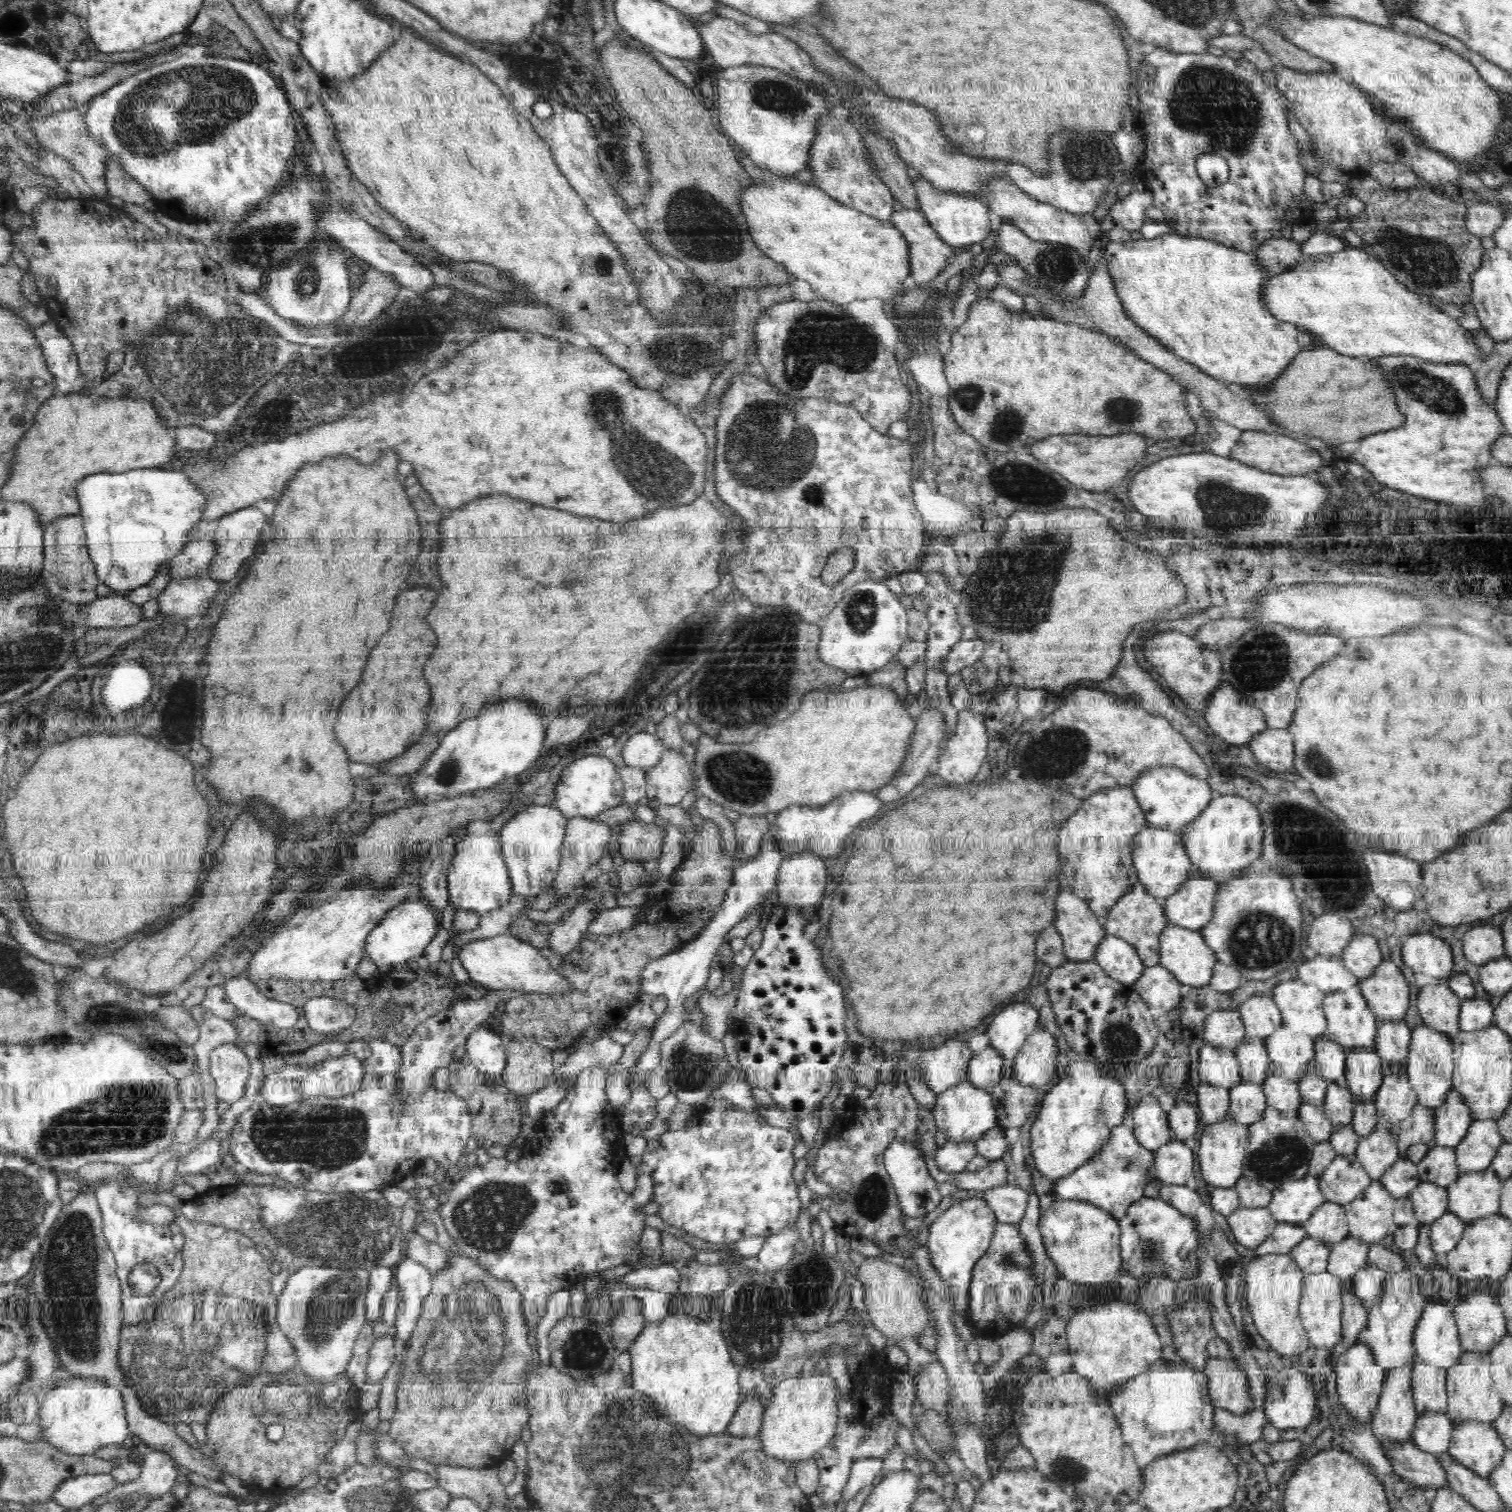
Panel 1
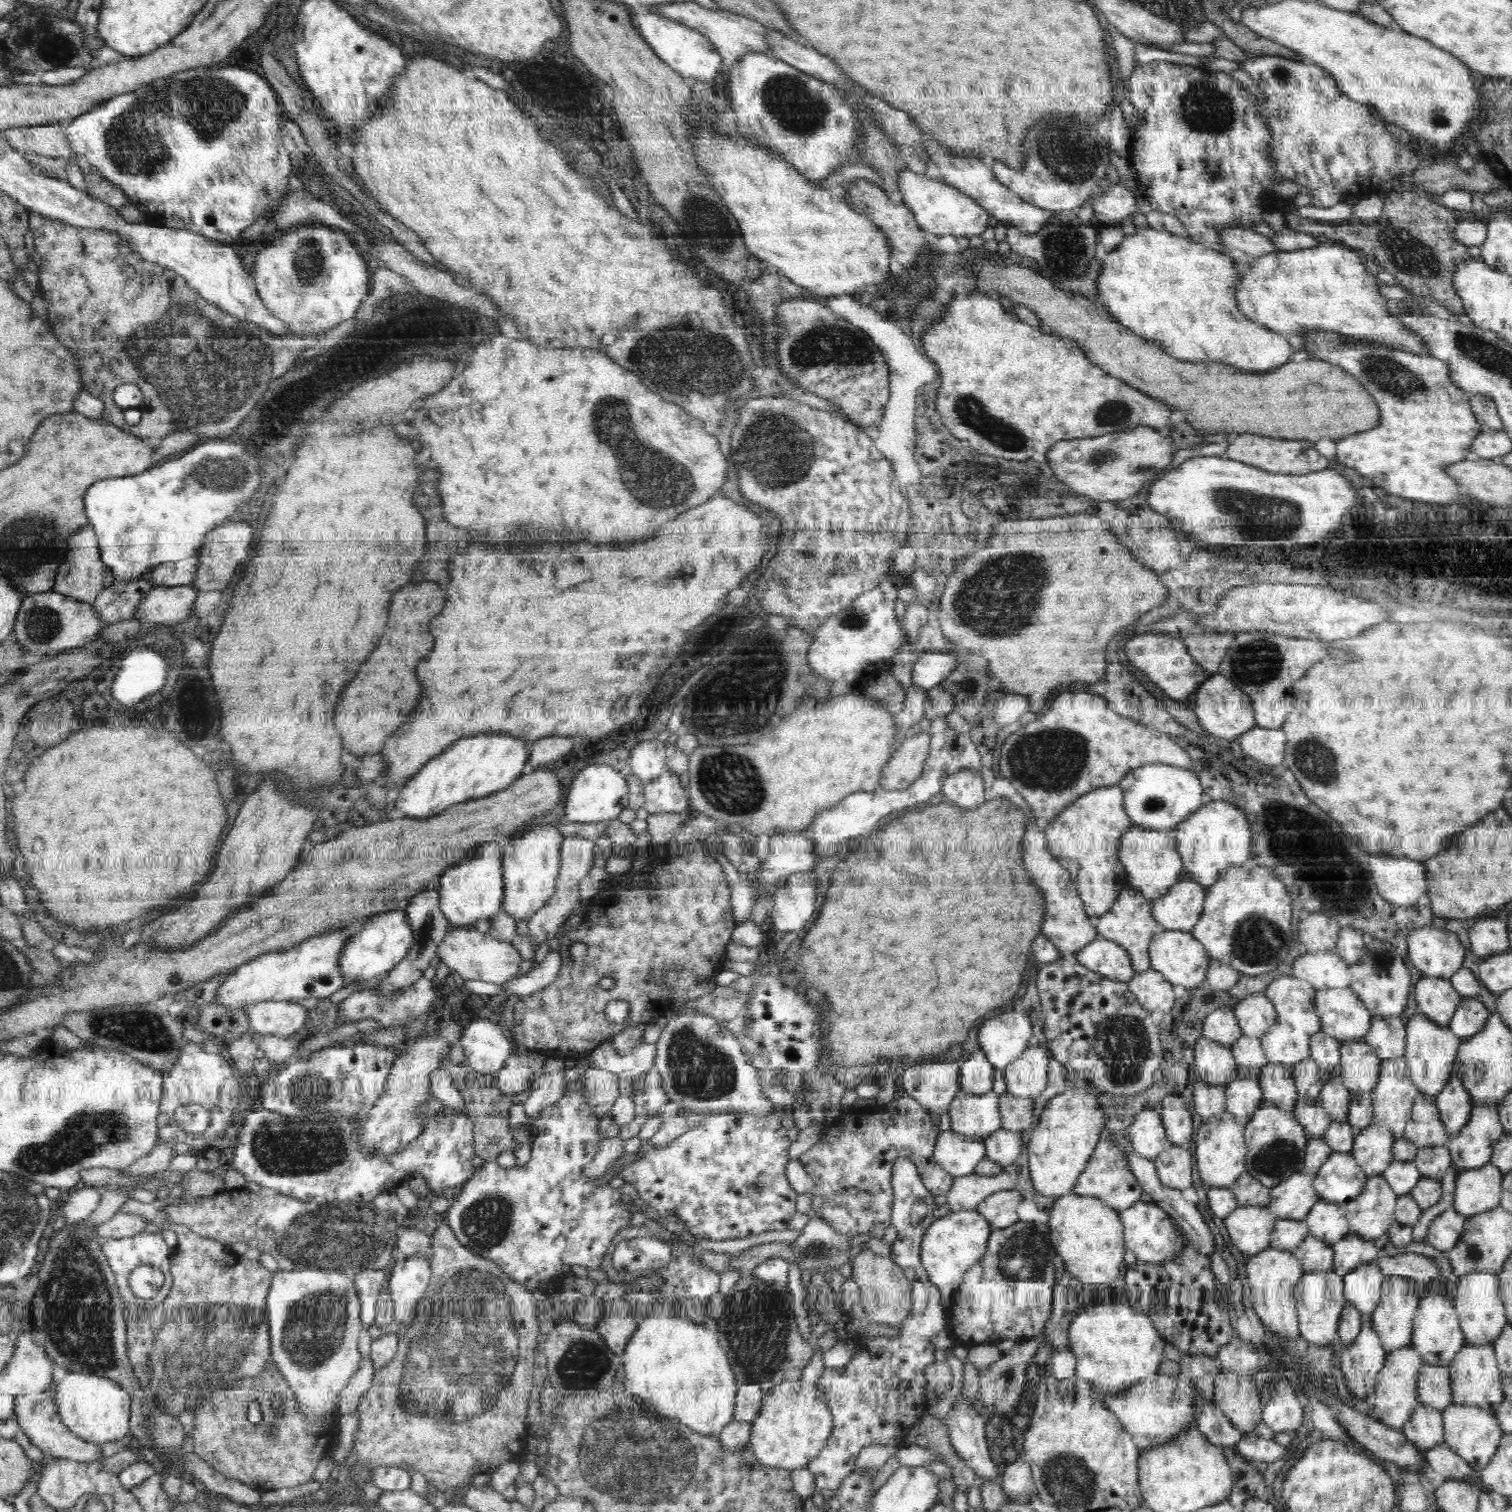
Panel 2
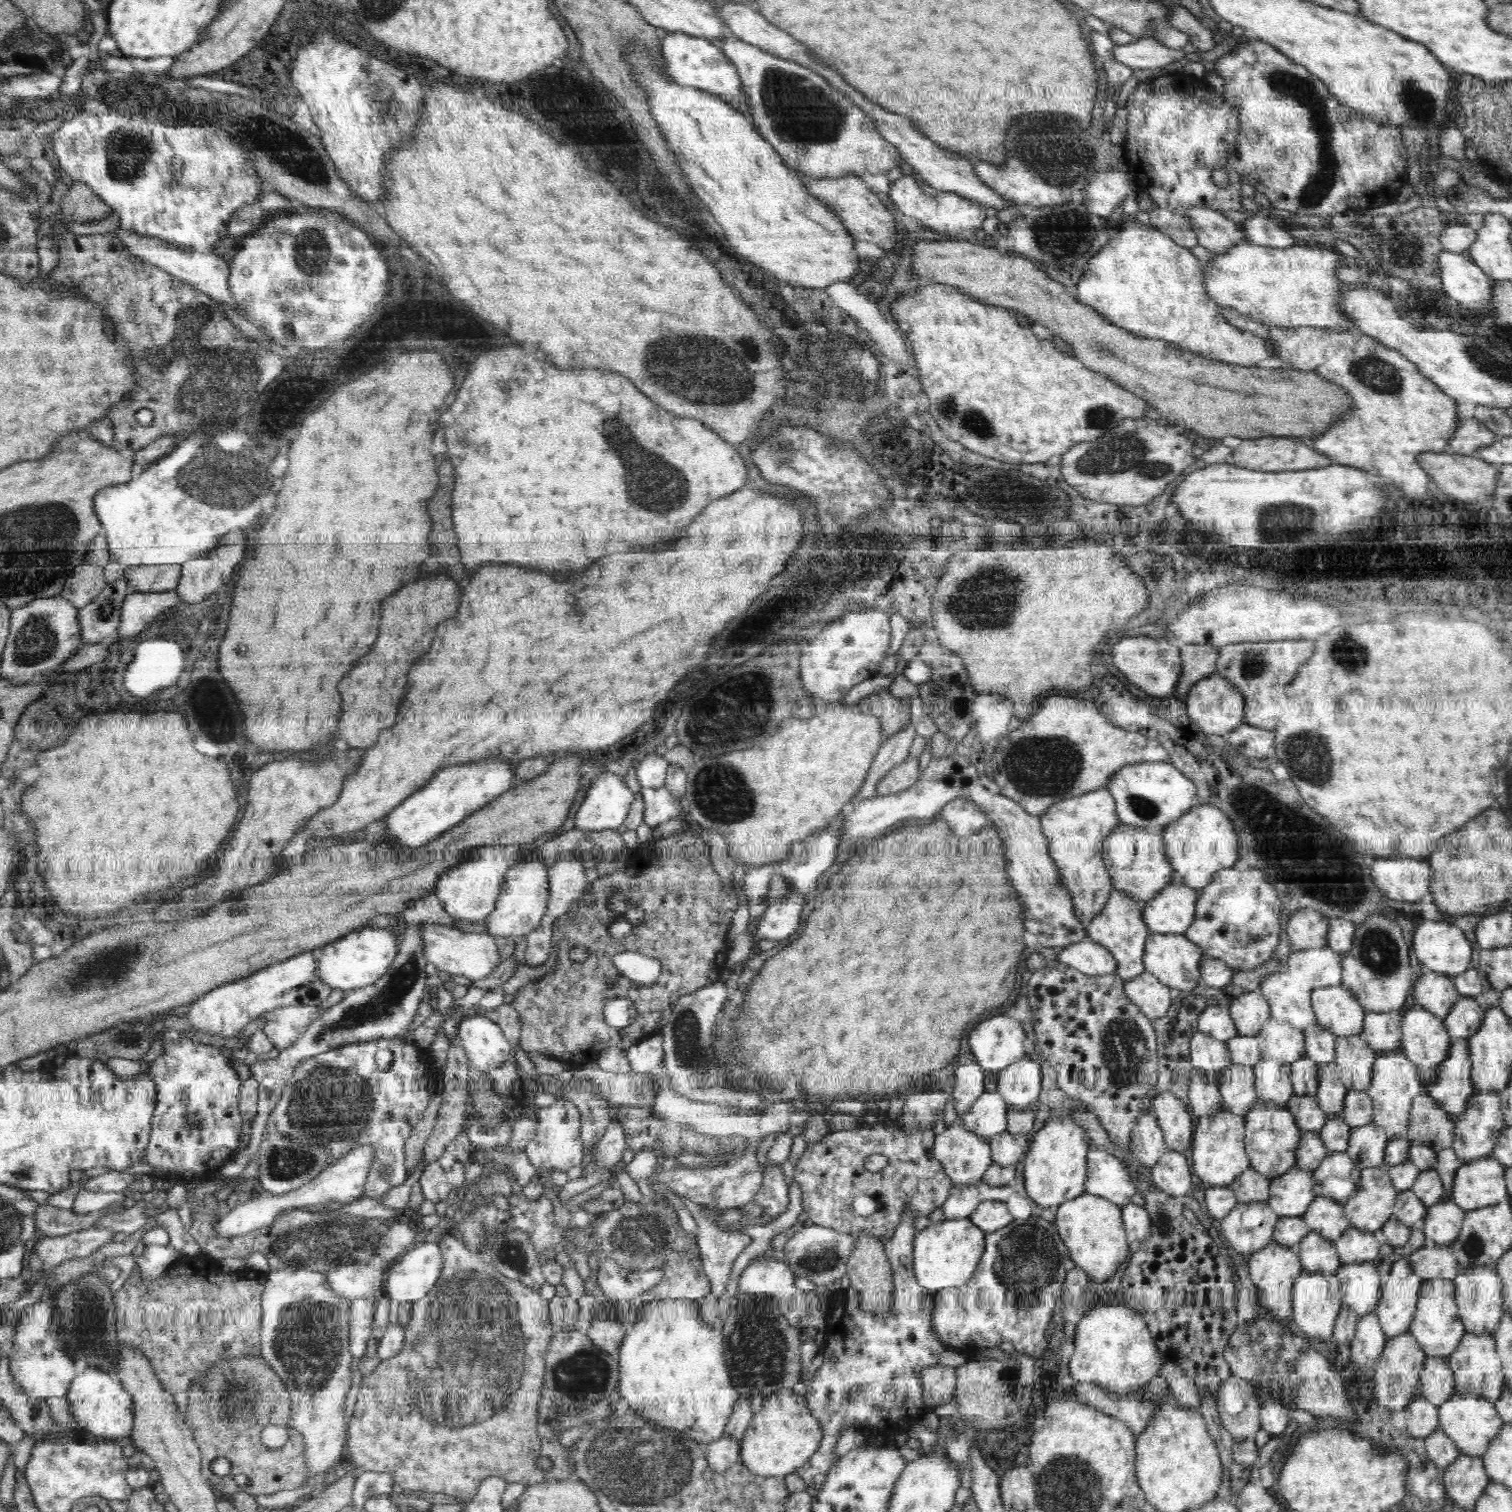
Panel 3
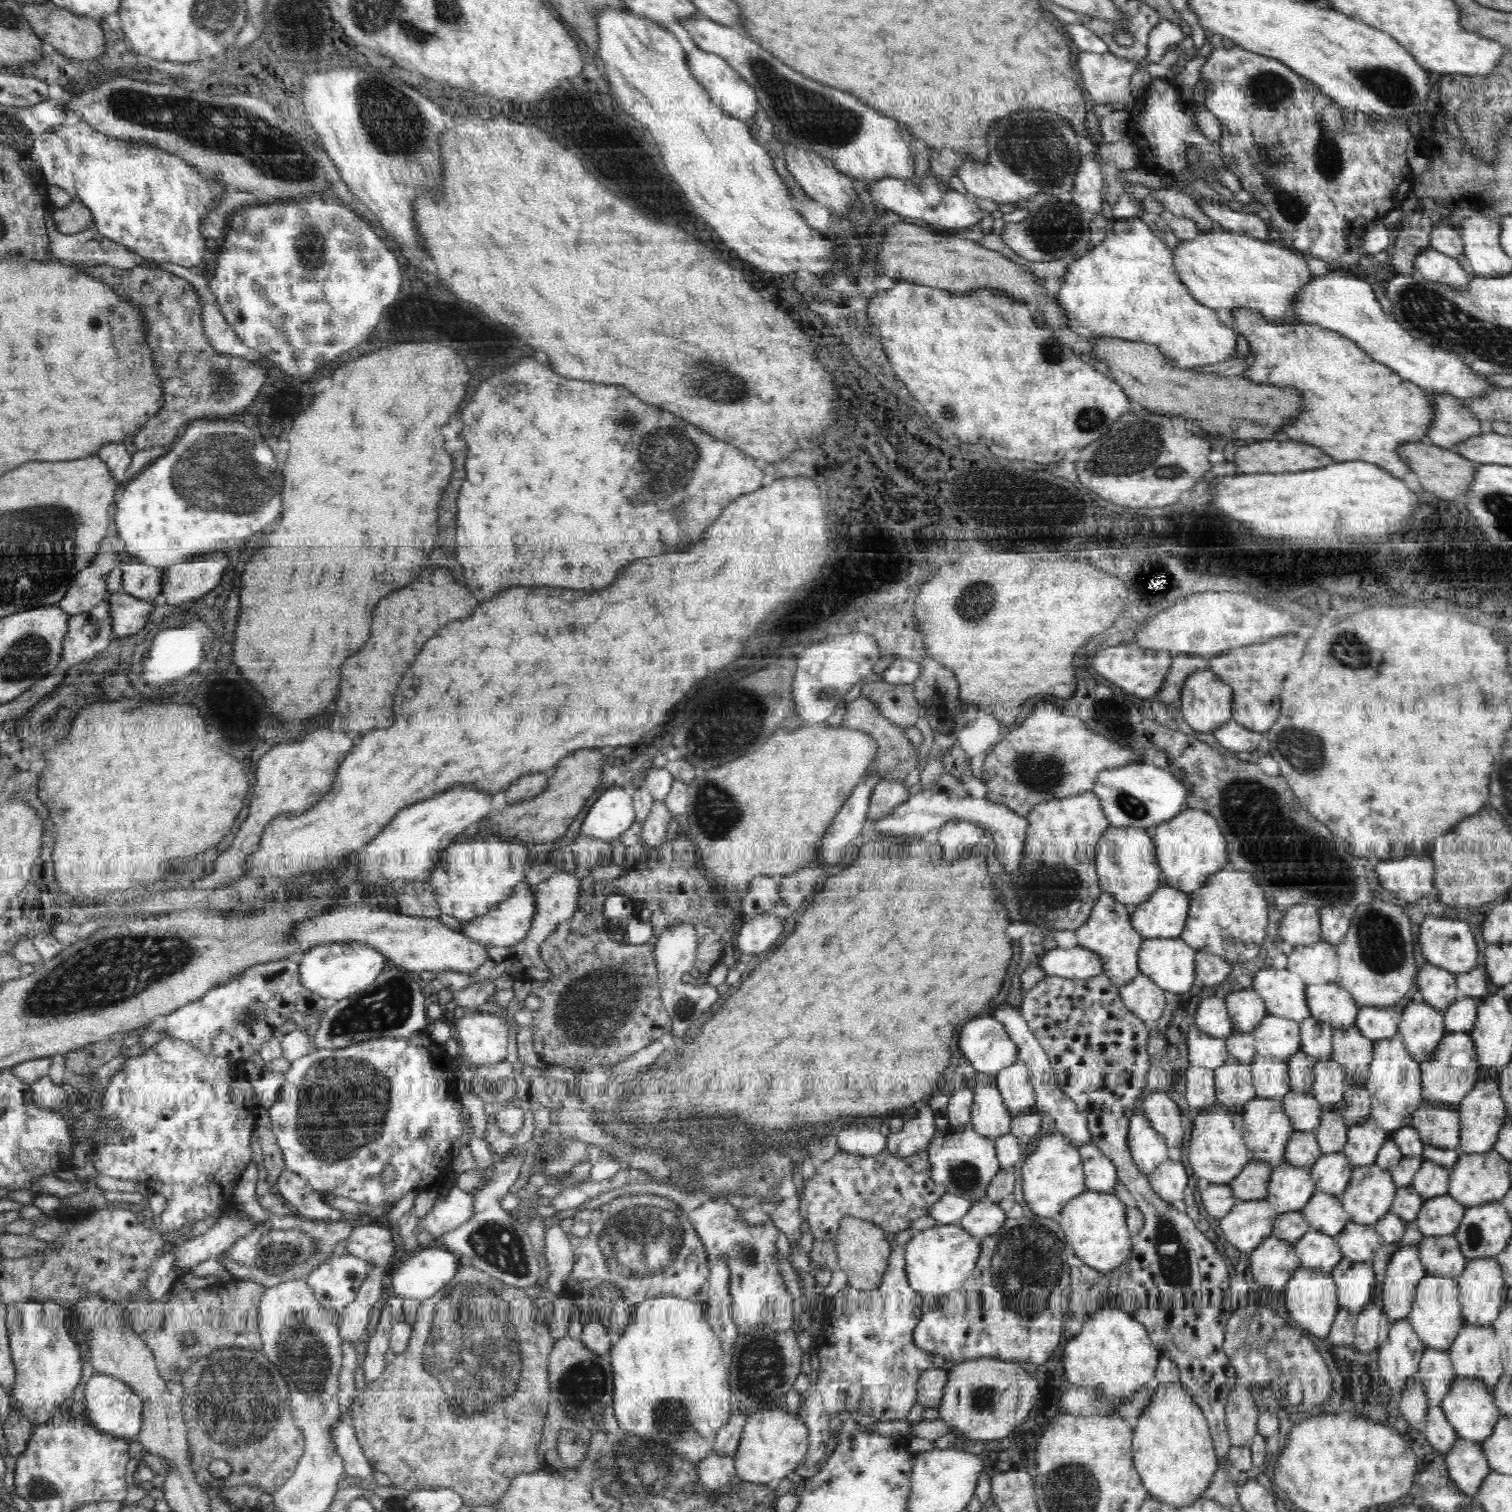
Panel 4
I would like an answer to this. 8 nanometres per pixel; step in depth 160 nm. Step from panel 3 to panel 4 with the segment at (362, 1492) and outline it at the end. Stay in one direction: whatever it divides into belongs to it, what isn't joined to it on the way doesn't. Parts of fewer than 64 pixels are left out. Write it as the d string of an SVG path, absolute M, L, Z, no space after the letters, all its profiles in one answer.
M342 1416L333 1426L332 1437L333 1443L336 1444L336 1451L344 1461L346 1474L360 1478L361 1482L374 1482L372 1475L375 1470L369 1465L358 1443L352 1420Z

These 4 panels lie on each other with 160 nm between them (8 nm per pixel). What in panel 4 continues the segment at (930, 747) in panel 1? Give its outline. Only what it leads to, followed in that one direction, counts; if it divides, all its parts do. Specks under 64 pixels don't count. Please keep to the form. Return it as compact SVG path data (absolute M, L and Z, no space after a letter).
M880 780L873 788L865 820L874 821L880 816L886 816L898 804L902 804L902 800L910 798L908 790L903 782Z

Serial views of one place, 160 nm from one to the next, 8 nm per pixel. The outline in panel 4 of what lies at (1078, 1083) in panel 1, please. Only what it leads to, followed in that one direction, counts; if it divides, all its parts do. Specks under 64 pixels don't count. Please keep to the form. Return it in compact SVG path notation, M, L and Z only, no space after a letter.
M1055 1132L1040 1139L1033 1153L1026 1157L1021 1173L1024 1200L1037 1218L1055 1218L1070 1200L1087 1190L1079 1147L1064 1133Z

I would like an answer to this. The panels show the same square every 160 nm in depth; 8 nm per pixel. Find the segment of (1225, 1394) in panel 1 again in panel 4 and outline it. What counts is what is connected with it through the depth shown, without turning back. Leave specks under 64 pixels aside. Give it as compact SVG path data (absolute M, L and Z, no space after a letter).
M1236 1384L1232 1387L1230 1394L1227 1394L1225 1406L1225 1423L1228 1436L1232 1446L1247 1446L1257 1435L1257 1422L1259 1419L1259 1408L1254 1403L1251 1388Z

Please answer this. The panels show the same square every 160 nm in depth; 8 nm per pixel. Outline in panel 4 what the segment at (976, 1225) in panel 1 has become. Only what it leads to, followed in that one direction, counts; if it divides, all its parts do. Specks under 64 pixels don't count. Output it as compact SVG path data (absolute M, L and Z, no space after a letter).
M958 1223L938 1224L913 1235L905 1244L905 1271L910 1288L919 1292L928 1306L933 1306L940 1294L960 1288L974 1272L983 1237L977 1237Z

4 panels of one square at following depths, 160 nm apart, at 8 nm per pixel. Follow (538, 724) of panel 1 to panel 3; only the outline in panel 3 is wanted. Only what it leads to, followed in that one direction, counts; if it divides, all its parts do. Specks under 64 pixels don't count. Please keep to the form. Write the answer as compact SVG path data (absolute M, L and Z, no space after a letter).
M504 760L472 761L470 764L452 764L439 769L426 785L412 792L406 800L402 800L385 818L389 836L398 844L406 844L406 849L418 849L427 841L432 841L447 829L460 824L466 816L478 812L482 806L500 796L513 786L512 762Z

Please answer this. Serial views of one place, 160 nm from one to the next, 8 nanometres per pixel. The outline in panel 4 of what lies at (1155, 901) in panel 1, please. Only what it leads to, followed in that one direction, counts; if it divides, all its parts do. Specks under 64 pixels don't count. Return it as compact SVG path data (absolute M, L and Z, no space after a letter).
M1102 893L1093 906L1093 912L1089 919L1076 930L1077 945L1089 948L1101 957L1102 973L1104 973L1114 985L1118 987L1128 984L1135 976L1138 976L1138 955L1145 939L1133 928L1130 915L1132 908L1128 910L1126 904L1122 904L1116 897L1108 893Z

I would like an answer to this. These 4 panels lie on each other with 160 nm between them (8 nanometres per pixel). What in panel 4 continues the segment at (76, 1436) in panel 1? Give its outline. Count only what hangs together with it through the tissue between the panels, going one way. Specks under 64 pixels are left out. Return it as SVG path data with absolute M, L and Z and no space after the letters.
M94 1372L85 1385L83 1402L86 1405L84 1417L92 1423L94 1428L103 1433L113 1435L117 1438L117 1441L132 1439L138 1434L139 1429L142 1428L142 1400L126 1383L113 1376Z

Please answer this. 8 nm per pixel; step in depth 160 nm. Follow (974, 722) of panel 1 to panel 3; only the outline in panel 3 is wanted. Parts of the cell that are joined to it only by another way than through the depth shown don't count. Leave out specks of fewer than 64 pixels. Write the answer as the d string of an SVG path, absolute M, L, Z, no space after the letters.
M955 797L941 810L940 817L958 836L970 836L970 832L979 832L980 828L986 828L988 818L977 804L965 797Z

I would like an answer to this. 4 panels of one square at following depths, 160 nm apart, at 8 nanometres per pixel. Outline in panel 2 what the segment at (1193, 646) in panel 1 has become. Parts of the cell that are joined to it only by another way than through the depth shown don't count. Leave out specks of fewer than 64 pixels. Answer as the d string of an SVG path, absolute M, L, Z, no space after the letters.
M1164 631L1162 634L1140 634L1126 644L1124 652L1126 652L1126 658L1130 660L1130 664L1136 666L1138 670L1142 670L1150 682L1154 682L1170 698L1184 701L1190 692L1194 694L1197 688L1210 678L1210 675L1194 660L1181 638L1176 640L1166 634L1170 633Z

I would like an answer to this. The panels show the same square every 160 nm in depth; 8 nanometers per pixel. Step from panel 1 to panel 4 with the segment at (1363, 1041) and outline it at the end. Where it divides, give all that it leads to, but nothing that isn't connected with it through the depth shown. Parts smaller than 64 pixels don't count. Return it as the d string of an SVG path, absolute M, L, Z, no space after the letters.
M1339 984L1307 985L1306 996L1311 1016L1315 1019L1330 1023L1334 1029L1354 1026L1360 1007L1350 992Z

